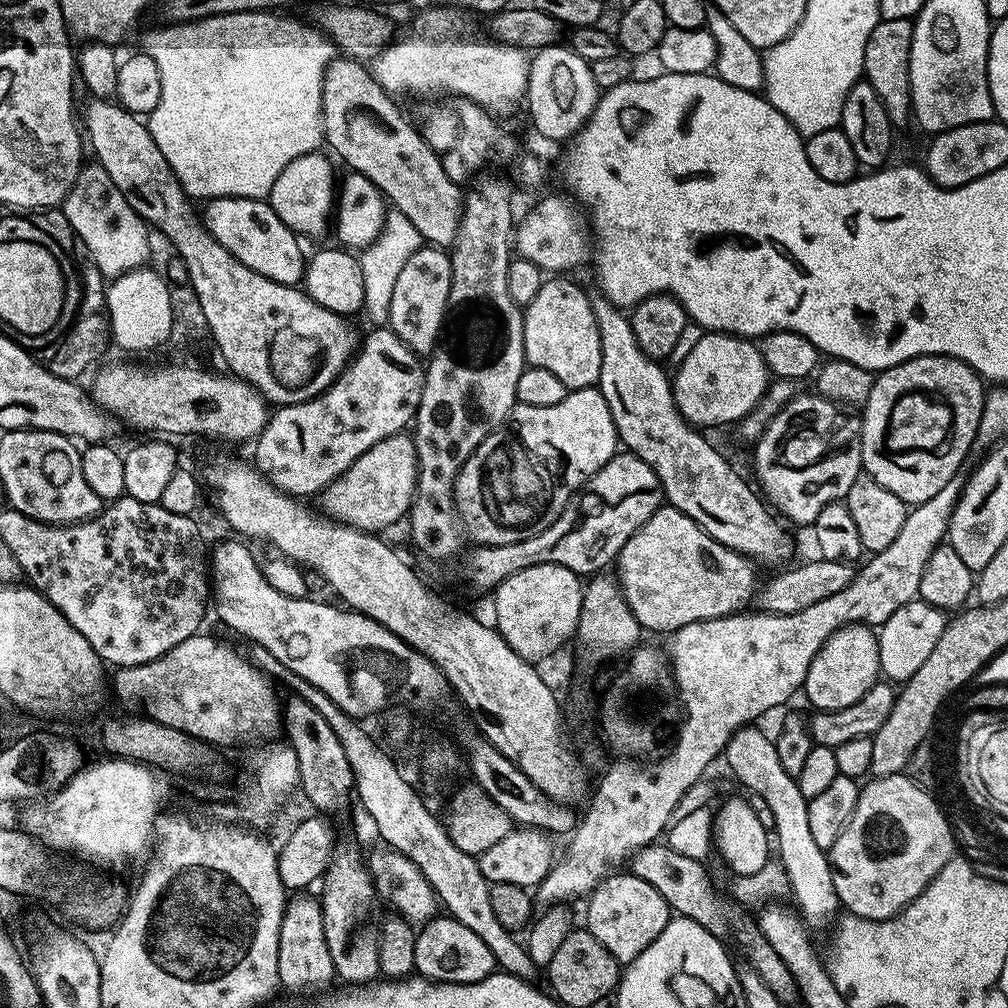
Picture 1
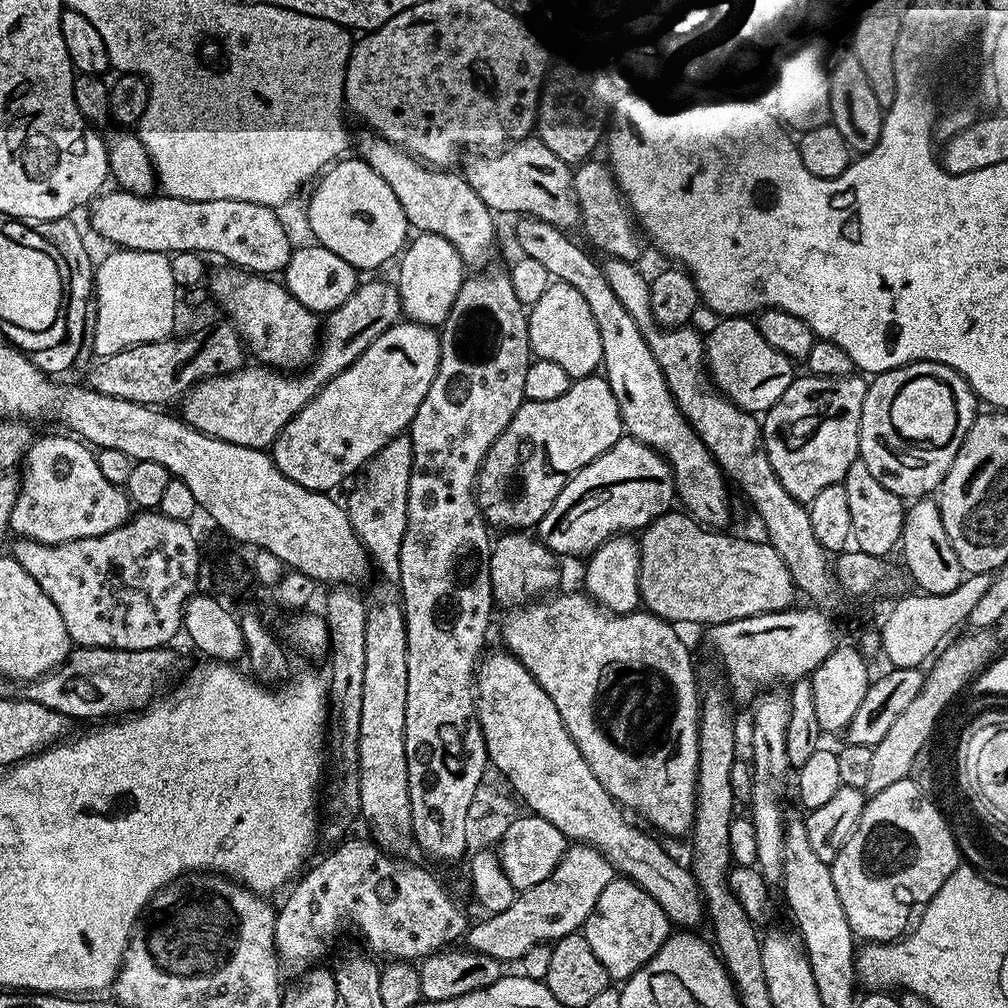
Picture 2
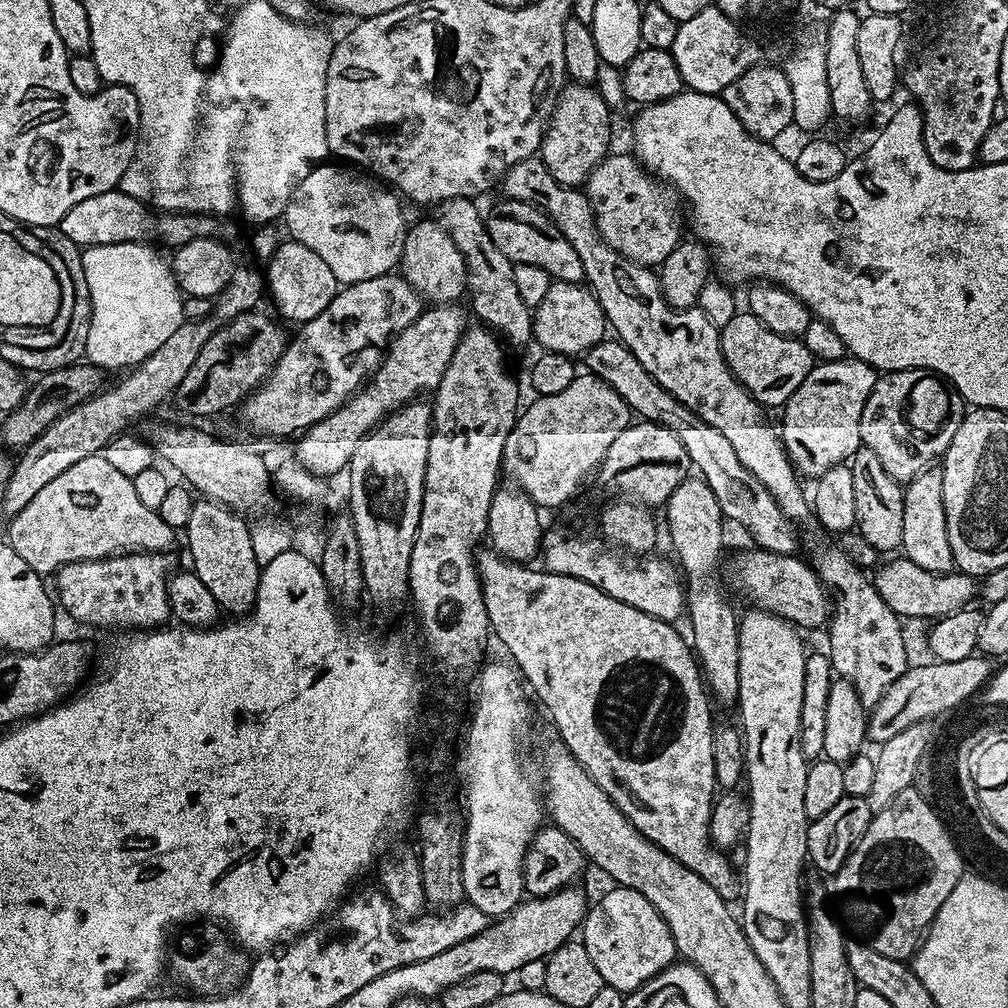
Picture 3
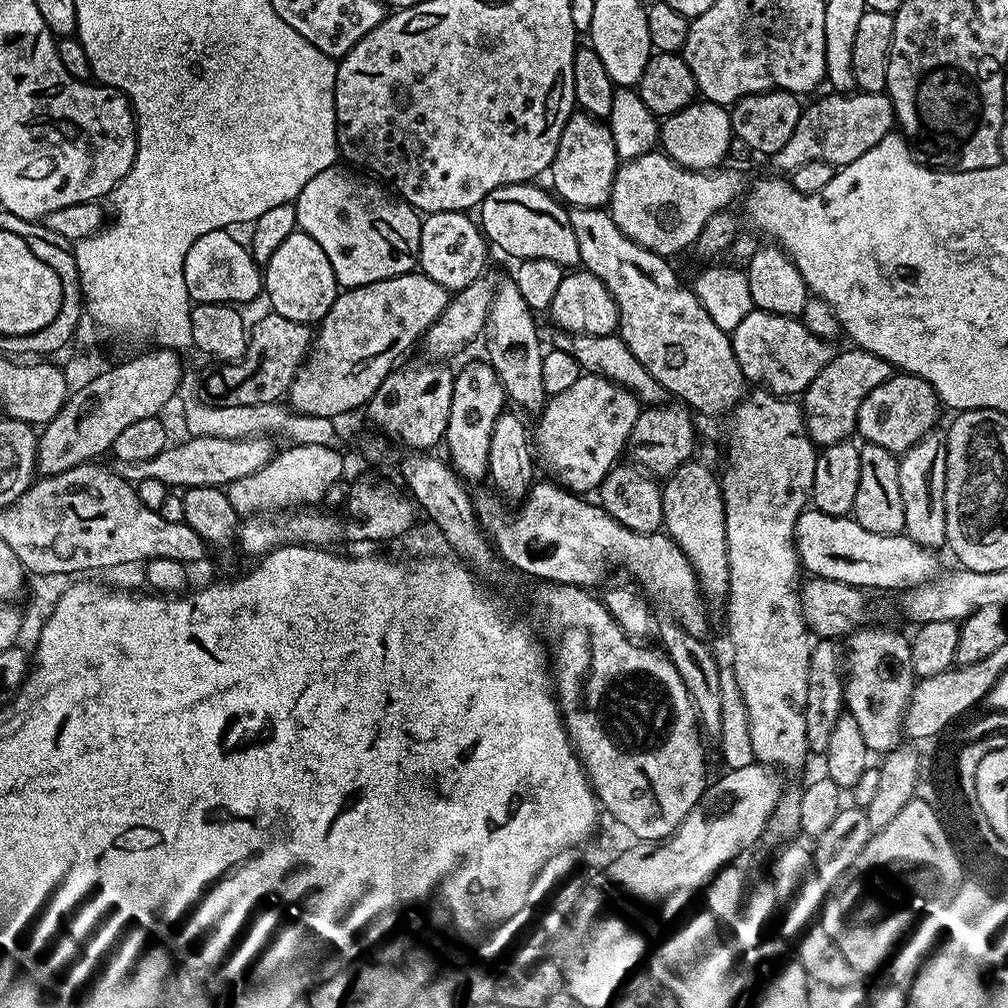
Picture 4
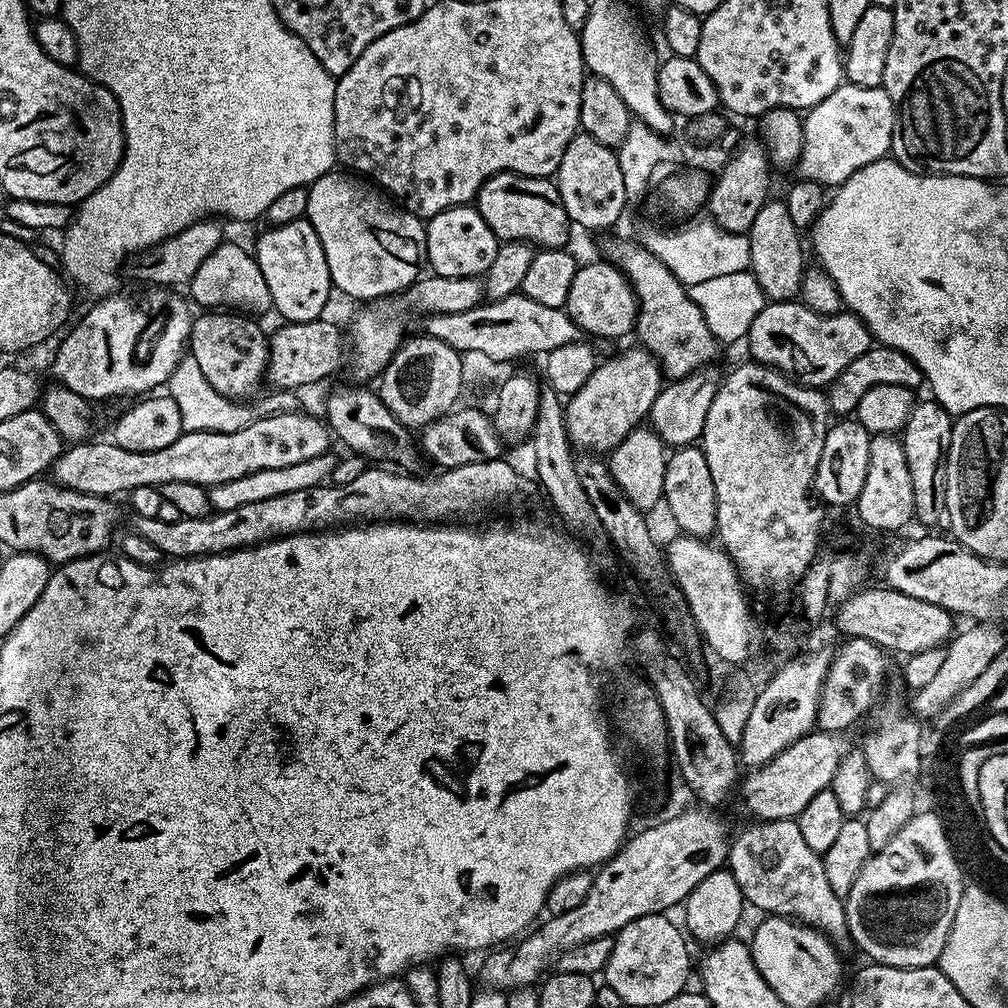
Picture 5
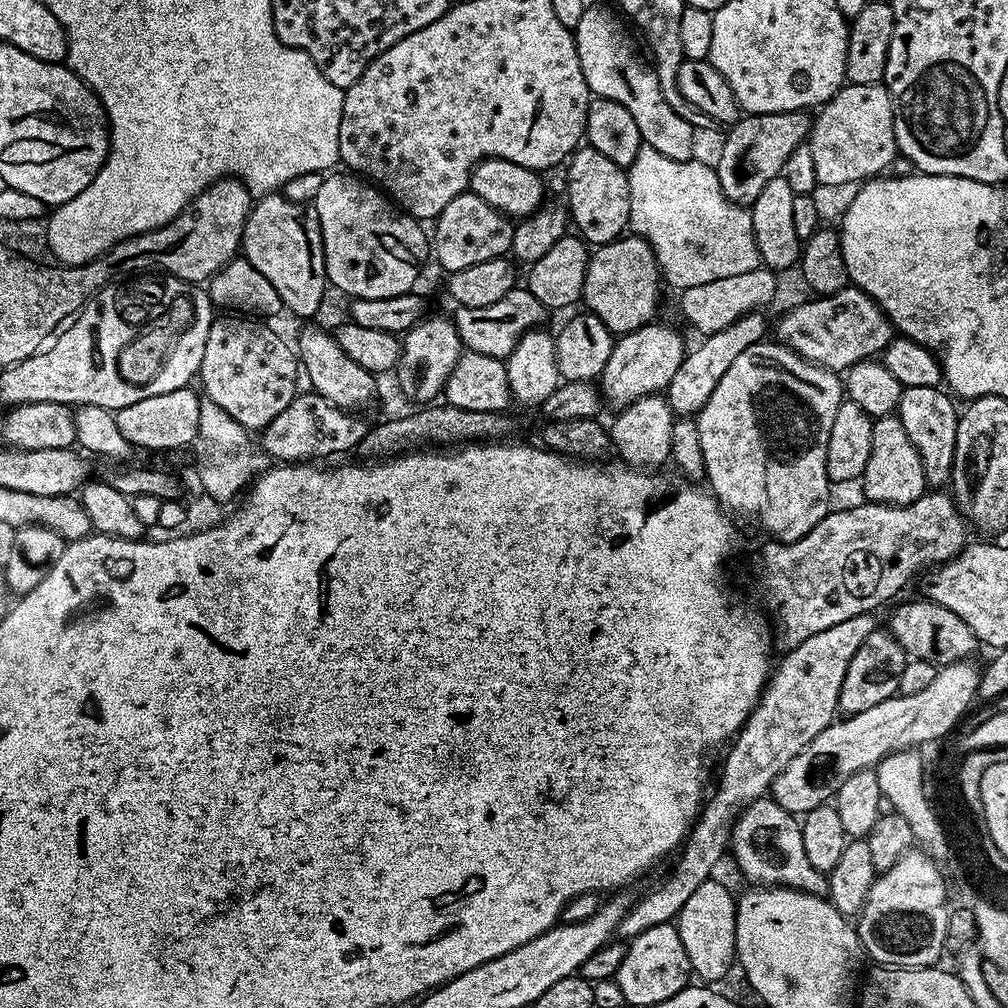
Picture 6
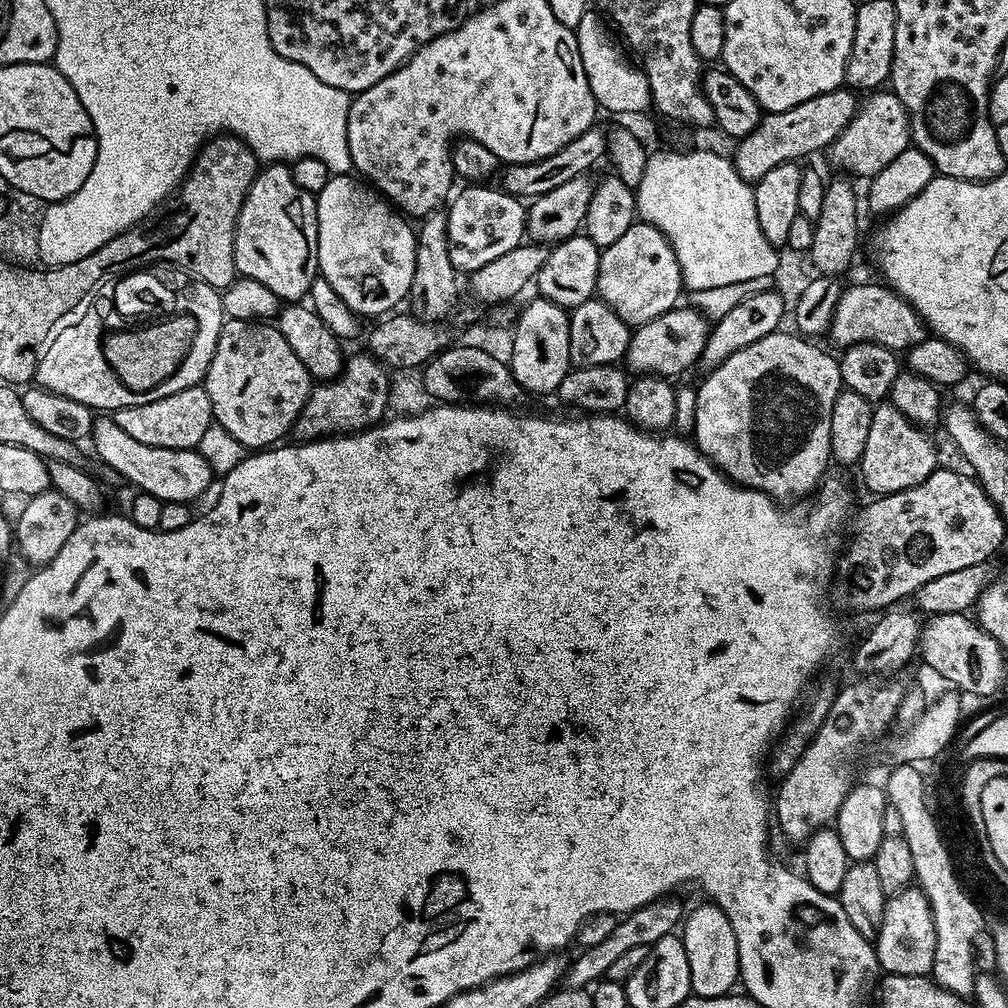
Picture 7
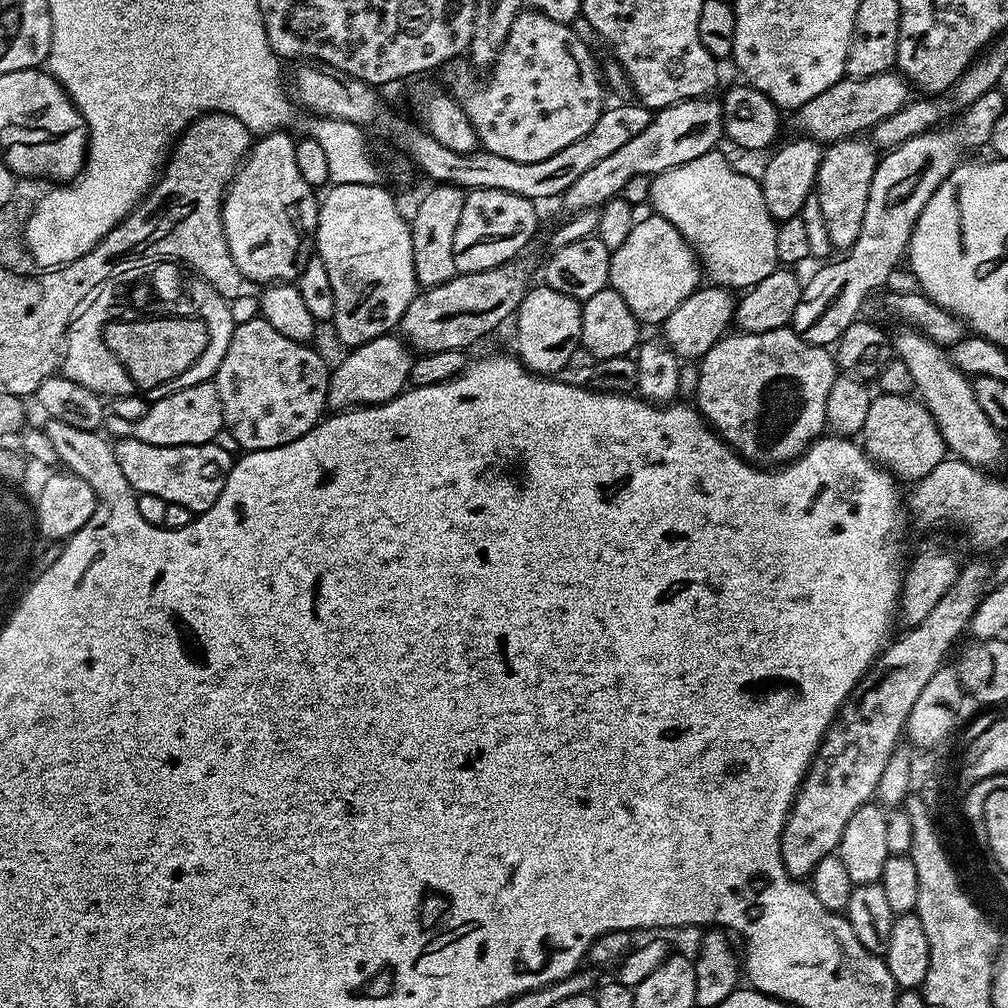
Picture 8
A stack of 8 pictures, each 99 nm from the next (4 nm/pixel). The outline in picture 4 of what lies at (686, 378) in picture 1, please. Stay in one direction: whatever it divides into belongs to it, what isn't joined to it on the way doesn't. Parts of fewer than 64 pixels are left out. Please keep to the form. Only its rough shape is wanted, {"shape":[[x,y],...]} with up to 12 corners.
{"shape":[[753,310],[730,335],[745,381],[796,398],[833,345]]}

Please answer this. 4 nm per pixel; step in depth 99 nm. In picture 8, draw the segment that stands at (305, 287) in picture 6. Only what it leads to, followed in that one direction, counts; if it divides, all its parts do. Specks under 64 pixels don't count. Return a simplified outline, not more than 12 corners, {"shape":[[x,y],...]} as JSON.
{"shape":[[261,135],[224,194],[234,266],[256,286],[299,281],[317,193],[297,141]]}

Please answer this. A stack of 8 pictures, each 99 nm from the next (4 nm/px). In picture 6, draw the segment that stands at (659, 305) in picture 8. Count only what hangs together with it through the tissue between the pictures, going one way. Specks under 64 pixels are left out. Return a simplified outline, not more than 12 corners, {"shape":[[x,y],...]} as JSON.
{"shape":[[625,234],[588,257],[582,304],[614,334],[656,312],[662,273]]}

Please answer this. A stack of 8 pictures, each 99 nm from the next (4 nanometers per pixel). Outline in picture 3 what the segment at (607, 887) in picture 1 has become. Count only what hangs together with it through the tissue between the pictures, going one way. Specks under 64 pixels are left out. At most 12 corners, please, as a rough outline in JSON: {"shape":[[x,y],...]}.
{"shape":[[633,888],[589,907],[582,942],[605,985],[641,988],[678,956]]}

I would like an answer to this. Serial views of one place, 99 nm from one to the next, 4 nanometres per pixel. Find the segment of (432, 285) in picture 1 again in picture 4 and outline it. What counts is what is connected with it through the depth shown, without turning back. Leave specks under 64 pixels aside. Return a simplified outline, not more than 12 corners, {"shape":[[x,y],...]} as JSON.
{"shape":[[467,211],[420,221],[419,271],[450,294],[485,275],[490,245]]}

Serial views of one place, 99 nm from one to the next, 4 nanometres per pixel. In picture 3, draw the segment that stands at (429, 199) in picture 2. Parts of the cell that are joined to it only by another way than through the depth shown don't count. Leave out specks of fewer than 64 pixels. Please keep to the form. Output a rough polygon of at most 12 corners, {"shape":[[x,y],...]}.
{"shape":[[475,199],[439,205],[464,254],[475,319],[532,344],[533,309]]}

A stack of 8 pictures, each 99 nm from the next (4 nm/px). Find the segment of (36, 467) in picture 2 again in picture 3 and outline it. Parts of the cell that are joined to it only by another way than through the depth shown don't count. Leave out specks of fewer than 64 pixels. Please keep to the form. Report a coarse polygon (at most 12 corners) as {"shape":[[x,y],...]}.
{"shape":[[102,454],[7,521],[26,566],[55,573],[167,553],[177,529]]}

